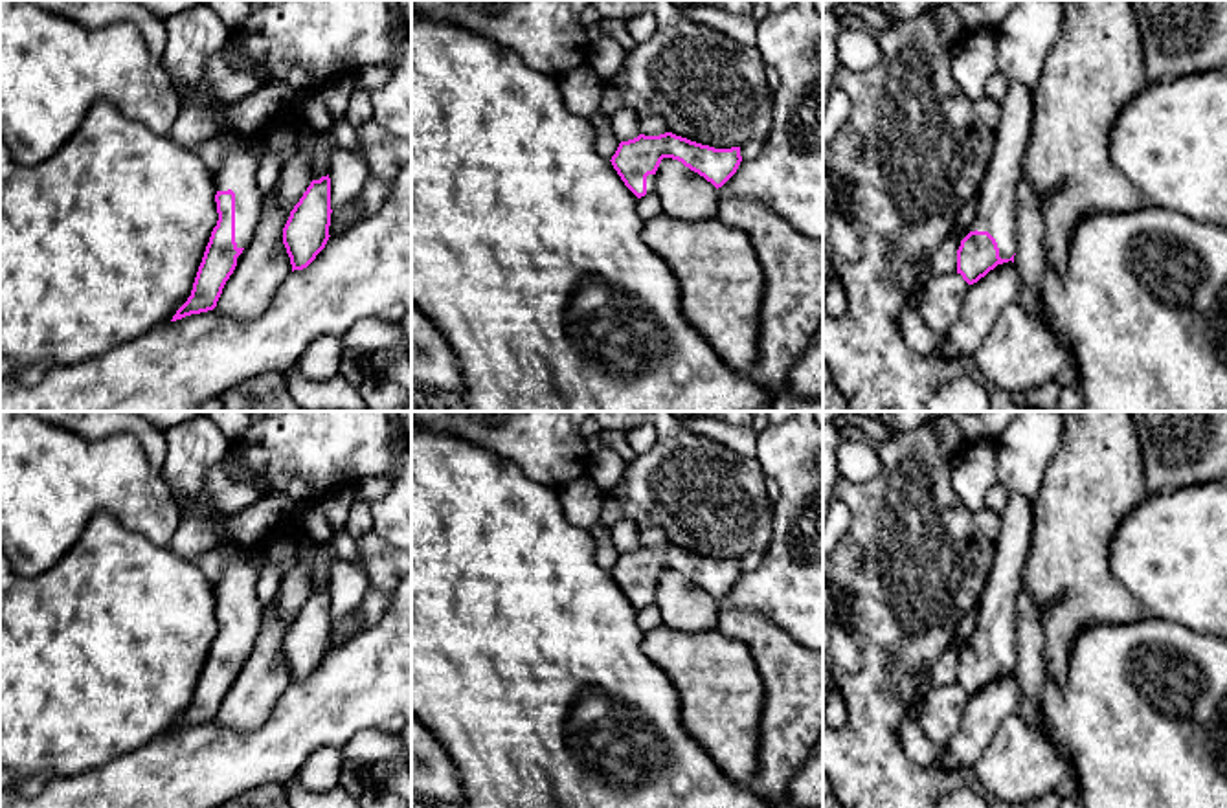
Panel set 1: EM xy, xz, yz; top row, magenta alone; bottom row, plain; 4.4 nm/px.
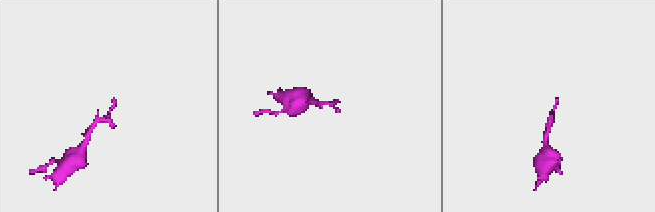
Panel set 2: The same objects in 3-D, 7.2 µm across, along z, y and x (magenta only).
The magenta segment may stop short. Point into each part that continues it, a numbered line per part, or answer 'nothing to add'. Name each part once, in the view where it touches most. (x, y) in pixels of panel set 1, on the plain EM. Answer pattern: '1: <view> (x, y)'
1: xy (237, 583)

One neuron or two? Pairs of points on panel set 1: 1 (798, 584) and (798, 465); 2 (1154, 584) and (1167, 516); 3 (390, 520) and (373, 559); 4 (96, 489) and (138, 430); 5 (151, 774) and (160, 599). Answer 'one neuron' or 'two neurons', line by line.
1: one neuron
2: one neuron
3: two neurons
4: two neurons
5: two neurons

